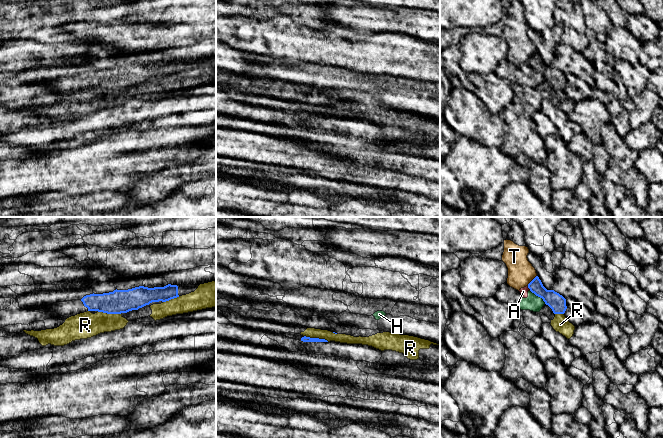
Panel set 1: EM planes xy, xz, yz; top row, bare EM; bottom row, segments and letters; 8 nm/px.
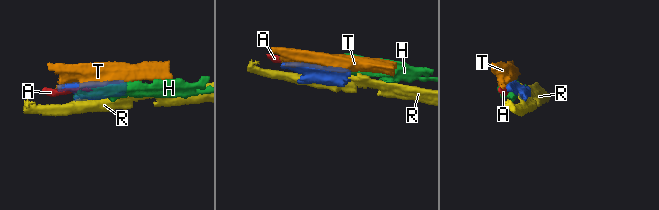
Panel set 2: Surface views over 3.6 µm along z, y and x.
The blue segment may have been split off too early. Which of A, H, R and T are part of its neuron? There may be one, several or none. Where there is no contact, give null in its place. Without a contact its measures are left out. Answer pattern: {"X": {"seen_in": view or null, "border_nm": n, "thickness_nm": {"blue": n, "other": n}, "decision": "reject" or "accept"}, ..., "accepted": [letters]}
{"A": {"seen_in": "yz", "border_nm": 40, "thickness_nm": {"blue": 140, "other": 60}, "decision": "reject"}, "H": {"seen_in": "yz", "border_nm": 170, "thickness_nm": {"blue": 140, "other": 130}, "decision": "reject"}, "R": {"seen_in": "xz", "border_nm": 200, "thickness_nm": {"blue": 50, "other": 80}, "decision": "reject"}, "T": {"seen_in": "yz", "border_nm": 120, "thickness_nm": {"blue": 140, "other": 200}, "decision": "reject"}, "accepted": []}

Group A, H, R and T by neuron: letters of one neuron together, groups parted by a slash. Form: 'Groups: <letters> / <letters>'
Groups: A H / R / T

